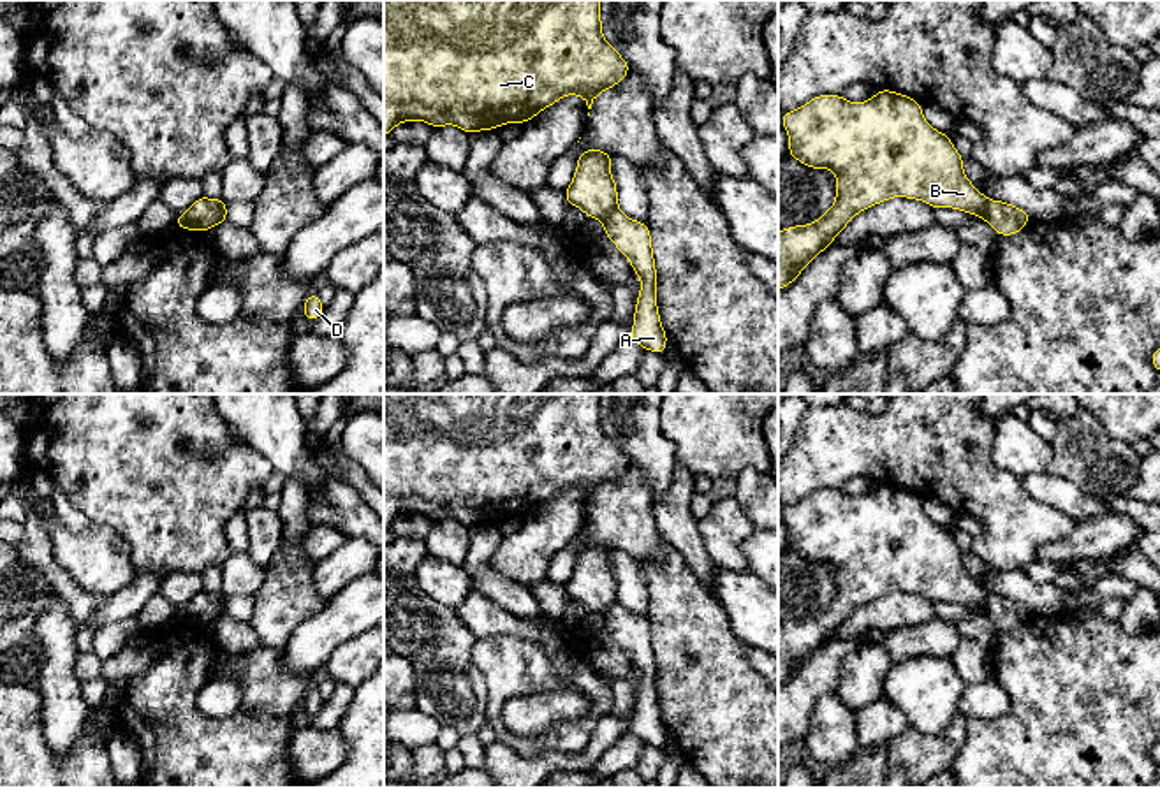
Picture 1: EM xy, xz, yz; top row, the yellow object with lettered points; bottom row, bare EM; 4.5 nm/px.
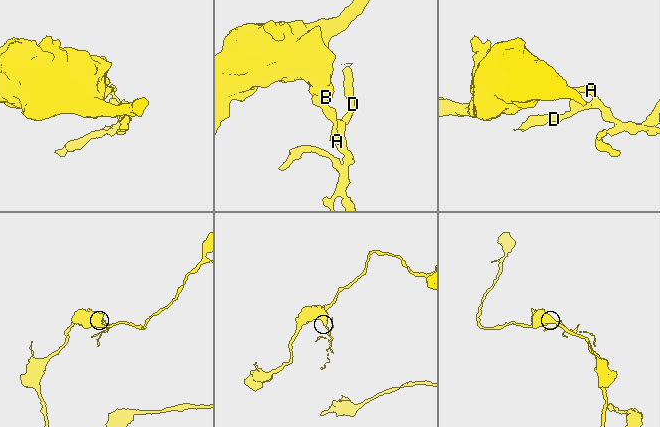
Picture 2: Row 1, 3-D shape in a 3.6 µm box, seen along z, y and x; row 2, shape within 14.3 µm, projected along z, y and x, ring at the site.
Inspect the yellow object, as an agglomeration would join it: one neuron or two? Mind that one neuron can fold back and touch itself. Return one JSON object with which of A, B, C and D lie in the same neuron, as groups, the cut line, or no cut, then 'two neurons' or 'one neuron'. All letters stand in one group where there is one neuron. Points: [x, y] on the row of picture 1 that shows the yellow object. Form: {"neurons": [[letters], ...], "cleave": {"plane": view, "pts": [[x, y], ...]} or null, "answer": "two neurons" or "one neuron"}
{"neurons": [["A", "D"], ["B", "C"]], "cleave": {"plane": "xy", "pts": [[220, 199], [213, 224]]}, "answer": "two neurons"}

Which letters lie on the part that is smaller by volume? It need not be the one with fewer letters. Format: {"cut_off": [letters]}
{"cut_off": ["A", "D"]}

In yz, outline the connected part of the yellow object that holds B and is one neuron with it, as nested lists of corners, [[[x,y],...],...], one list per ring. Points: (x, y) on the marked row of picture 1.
[[[877,90],[864,102],[848,102],[843,95],[817,95],[794,111],[782,113],[789,135],[789,153],[810,169],[829,169],[836,176],[834,204],[815,222],[792,225],[778,232],[778,290],[789,287],[803,269],[861,211],[894,197],[915,199],[938,208],[952,208],[986,220],[987,197],[963,171],[963,157],[945,132],[935,130],[922,106],[908,95]]]

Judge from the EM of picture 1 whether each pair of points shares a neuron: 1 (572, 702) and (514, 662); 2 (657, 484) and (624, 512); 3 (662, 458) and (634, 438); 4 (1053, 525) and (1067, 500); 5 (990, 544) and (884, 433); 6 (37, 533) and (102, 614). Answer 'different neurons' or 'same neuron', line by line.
1: different neurons
2: different neurons
3: same neuron
4: different neurons
5: same neuron
6: different neurons

